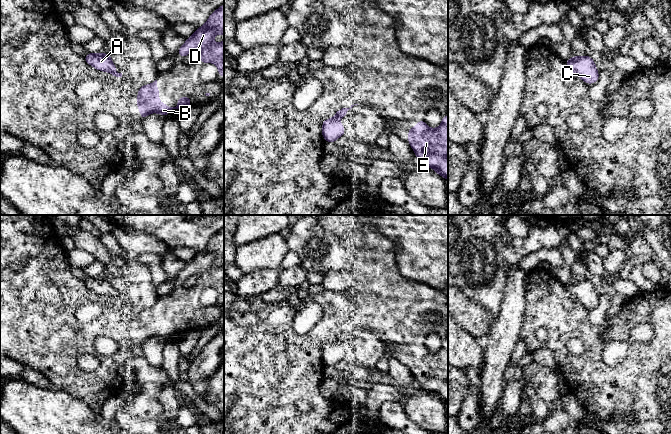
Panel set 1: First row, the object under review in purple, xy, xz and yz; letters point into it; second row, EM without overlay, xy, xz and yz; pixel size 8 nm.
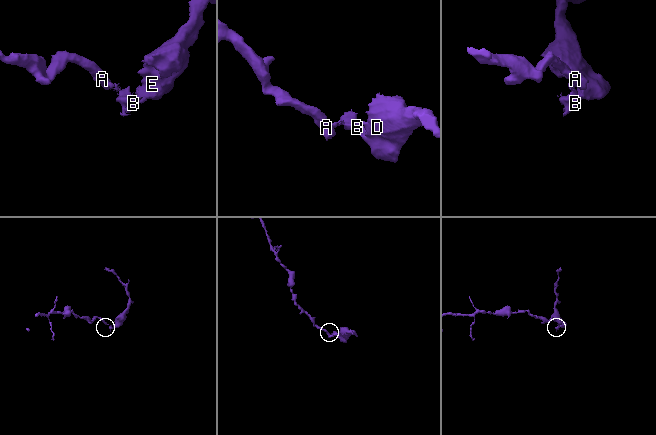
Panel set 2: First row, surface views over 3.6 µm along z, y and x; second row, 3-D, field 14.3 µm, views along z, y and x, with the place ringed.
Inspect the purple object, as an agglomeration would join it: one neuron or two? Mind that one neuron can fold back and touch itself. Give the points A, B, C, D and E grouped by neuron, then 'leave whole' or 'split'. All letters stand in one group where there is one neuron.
A C / B D E; split

